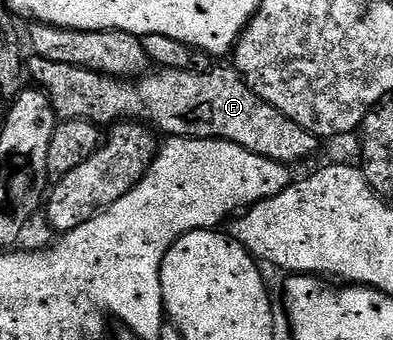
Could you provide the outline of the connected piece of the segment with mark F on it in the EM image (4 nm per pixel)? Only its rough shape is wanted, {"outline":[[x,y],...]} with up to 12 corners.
{"outline":[[32,57],[62,120],[134,120],[274,162],[320,139],[230,65],[134,80]]}

